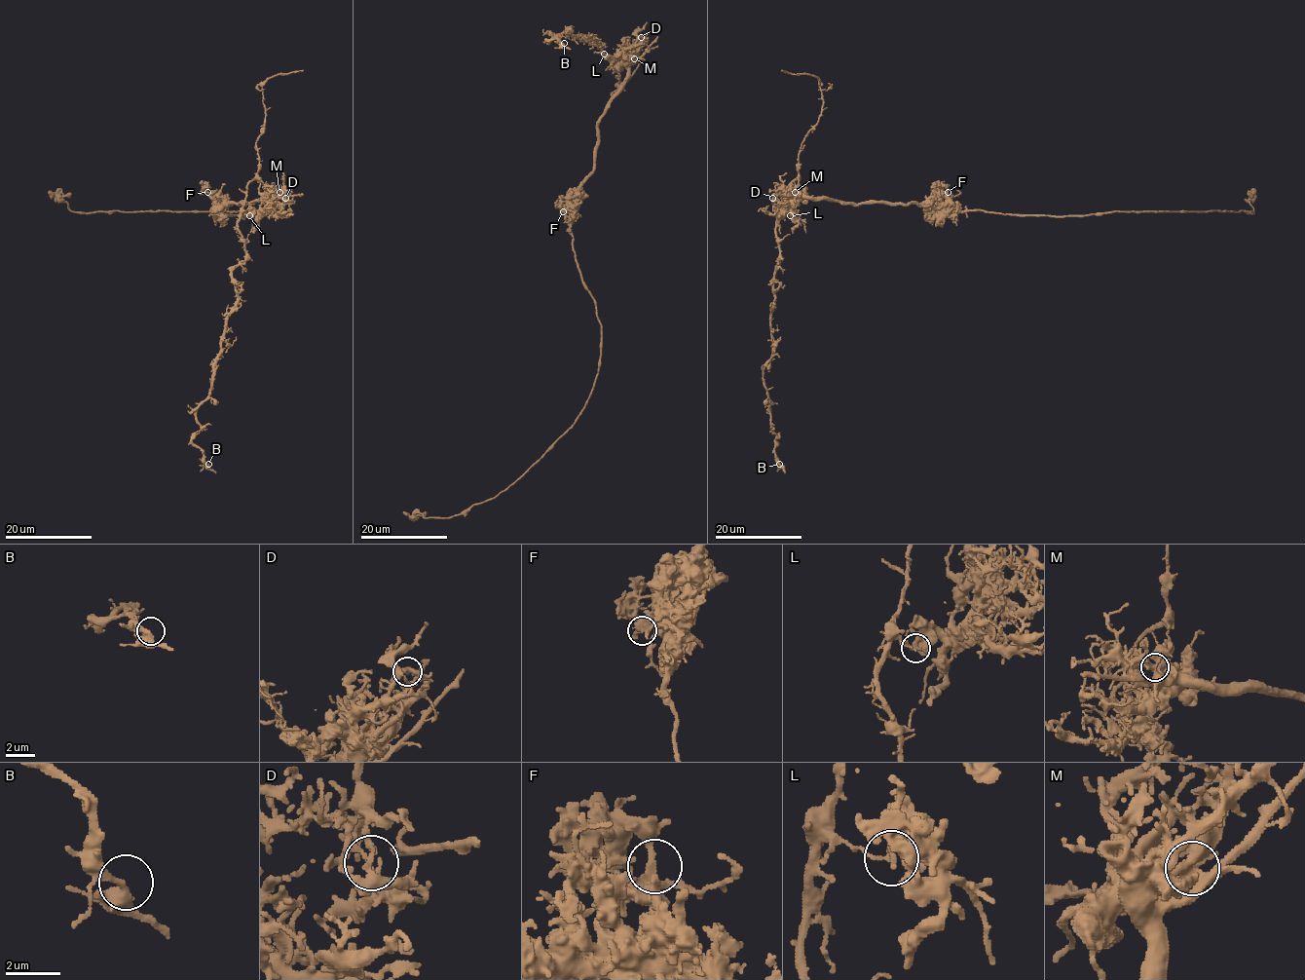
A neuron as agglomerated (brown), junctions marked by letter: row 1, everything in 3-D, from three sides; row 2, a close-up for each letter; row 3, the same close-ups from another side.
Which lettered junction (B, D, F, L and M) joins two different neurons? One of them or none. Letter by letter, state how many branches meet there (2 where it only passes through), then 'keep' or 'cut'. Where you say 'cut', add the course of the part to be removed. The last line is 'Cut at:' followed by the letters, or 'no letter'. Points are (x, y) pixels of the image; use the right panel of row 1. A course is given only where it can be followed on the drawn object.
B: 3 branches meet; keep
D: 3 branches meet; keep
F: 2 branches meet; keep
L: 3 branches meet; cut; foreign part runs (790, 215), (779, 212), (776, 222), (772, 356), (763, 371), (776, 462), (785, 472)
M: 3 branches meet; keep
Cut at: L

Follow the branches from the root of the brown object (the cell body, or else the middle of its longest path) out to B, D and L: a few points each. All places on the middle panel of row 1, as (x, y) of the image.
B: (585, 178), (593, 169), (598, 118), (627, 66), (568, 27), (546, 40), (564, 43)
D: (585, 178), (593, 169), (598, 118), (607, 102), (622, 86), (627, 59), (642, 45), (641, 37)
L: (585, 178), (593, 169), (598, 118), (607, 102), (622, 86), (627, 70), (620, 56), (608, 58), (604, 55)

